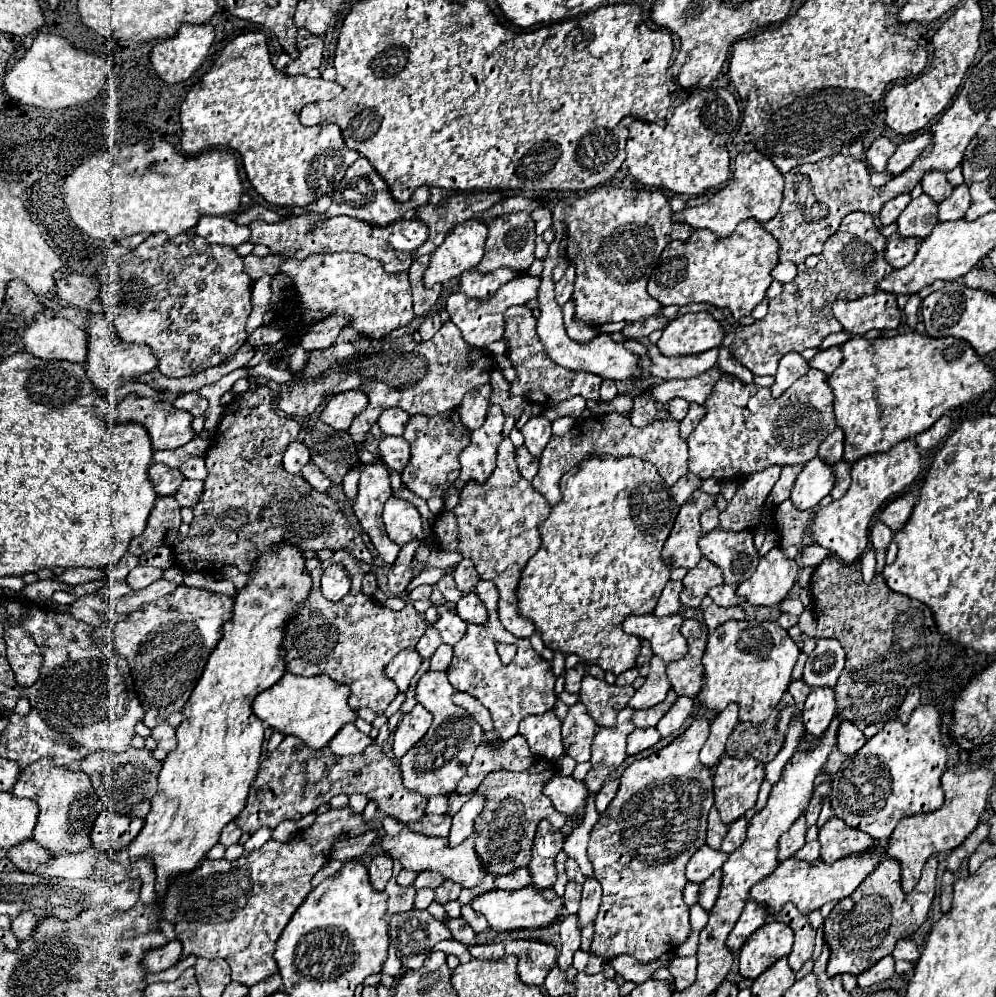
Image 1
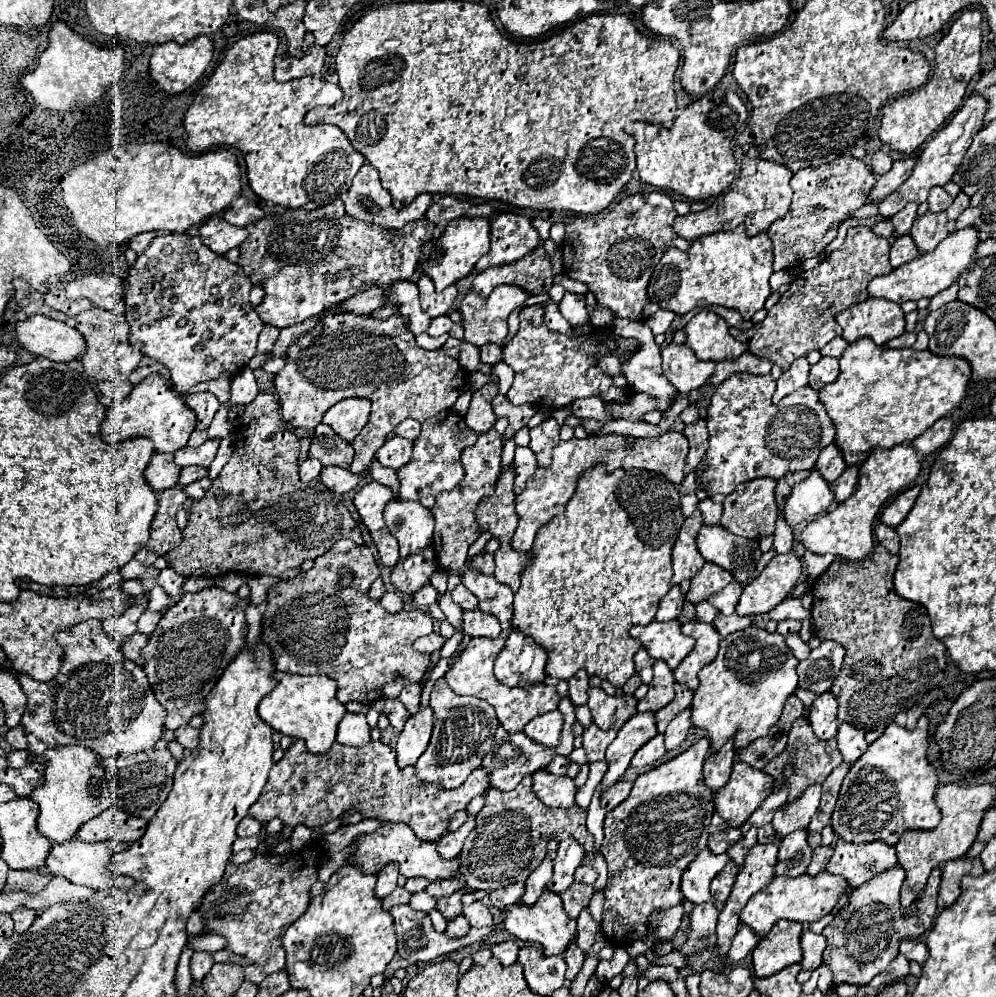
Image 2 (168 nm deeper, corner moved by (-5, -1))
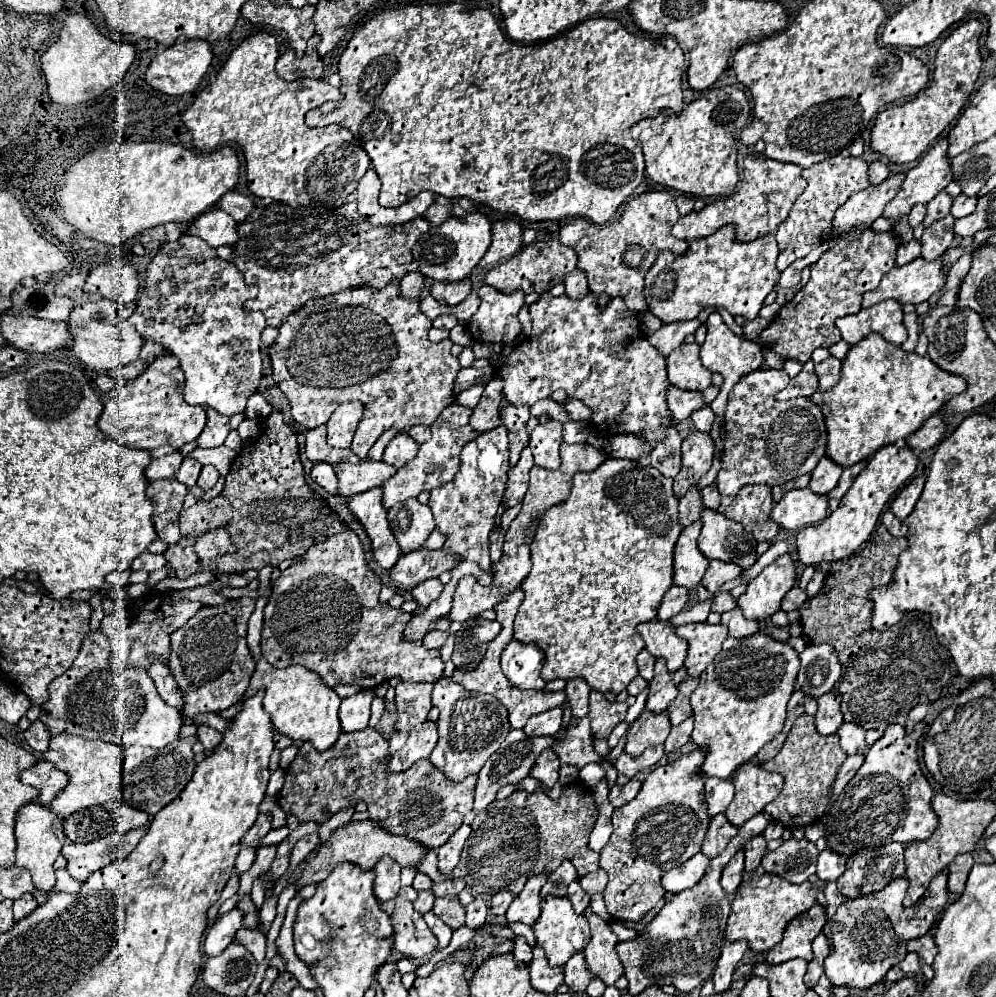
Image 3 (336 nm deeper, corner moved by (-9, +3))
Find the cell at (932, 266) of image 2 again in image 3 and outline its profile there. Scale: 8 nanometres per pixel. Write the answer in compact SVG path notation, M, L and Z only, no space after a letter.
M918 257L904 267L892 267L874 291L864 293L862 307L872 307L886 299L918 305L928 301L932 293L940 291L944 283L946 275L942 275L942 259L926 263Z

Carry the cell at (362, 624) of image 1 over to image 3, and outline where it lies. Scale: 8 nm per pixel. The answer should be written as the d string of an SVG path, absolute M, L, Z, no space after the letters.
M352 531L332 535L330 539L312 545L302 561L290 565L274 581L268 605L264 607L262 627L262 653L274 667L302 665L322 677L322 683L334 687L336 683L356 685L360 689L376 689L394 675L402 681L428 681L436 683L442 677L444 663L438 651L426 649L420 641L406 641L404 627L410 621L410 613L392 609L388 603L380 603L380 579L366 565L360 539Z

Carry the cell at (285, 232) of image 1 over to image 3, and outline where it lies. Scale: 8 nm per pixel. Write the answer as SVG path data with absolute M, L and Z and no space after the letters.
M268 201L262 205L256 205L244 223L236 225L238 231L238 243L234 249L232 263L242 273L246 285L258 287L258 297L254 301L248 301L246 307L252 311L262 311L266 317L266 323L272 327L280 327L284 319L296 311L300 305L304 305L312 295L328 295L336 293L348 287L356 285L372 285L376 289L386 287L394 279L402 279L408 273L408 265L412 263L412 245L418 241L422 233L430 229L430 223L422 217L416 217L404 225L386 225L386 227L374 227L368 225L356 209L354 201L346 201L344 205L336 209L324 209L324 207L288 207L284 203Z

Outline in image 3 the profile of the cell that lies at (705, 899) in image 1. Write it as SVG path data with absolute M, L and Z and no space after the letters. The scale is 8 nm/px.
M738 851L730 863L724 867L722 871L722 887L728 895L732 895L736 891L736 887L742 883L742 873L744 873L744 851Z

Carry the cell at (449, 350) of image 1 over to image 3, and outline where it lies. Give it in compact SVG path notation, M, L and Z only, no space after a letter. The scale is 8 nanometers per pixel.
M400 281L388 283L384 289L360 285L326 297L312 297L286 317L270 347L274 383L290 401L294 421L306 429L324 425L340 403L360 401L364 405L364 415L356 429L352 451L360 459L366 459L370 447L386 429L402 431L408 425L432 425L452 403L452 389L460 363L458 357L452 357L450 353L450 339L442 343L432 343L428 339L430 327L432 319L420 311L420 297L400 297Z

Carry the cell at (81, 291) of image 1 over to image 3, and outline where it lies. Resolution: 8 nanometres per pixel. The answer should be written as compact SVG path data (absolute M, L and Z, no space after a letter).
M114 259L110 263L98 265L90 271L84 291L86 293L100 293L106 299L118 303L130 303L138 295L138 271L128 259Z

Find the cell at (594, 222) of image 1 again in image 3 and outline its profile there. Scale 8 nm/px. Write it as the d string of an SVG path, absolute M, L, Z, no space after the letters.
M648 191L630 199L620 219L612 219L604 225L596 225L588 219L572 219L560 229L560 243L572 247L578 255L578 267L588 277L592 293L606 293L610 297L622 297L628 309L646 311L644 303L644 275L652 267L656 255L662 249L684 253L688 241L672 237L672 227L680 213L674 205L674 197L668 191Z

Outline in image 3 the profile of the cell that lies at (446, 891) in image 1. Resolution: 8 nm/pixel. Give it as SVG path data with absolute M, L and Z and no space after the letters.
M438 897L432 907L434 915L440 917L450 929L458 929L464 925L464 907L460 905L458 897Z

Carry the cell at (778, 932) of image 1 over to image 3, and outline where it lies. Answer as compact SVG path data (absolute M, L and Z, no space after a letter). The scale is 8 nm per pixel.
M816 903L810 911L792 919L792 923L784 931L784 939L766 953L766 963L778 965L796 957L812 961L814 959L812 941L824 929L824 925L826 925L826 907Z

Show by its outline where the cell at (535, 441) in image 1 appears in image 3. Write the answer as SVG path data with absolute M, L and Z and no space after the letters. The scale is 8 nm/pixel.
M560 421L540 423L530 433L530 449L534 455L534 465L544 469L560 467L558 455L560 445L562 445L562 423Z

